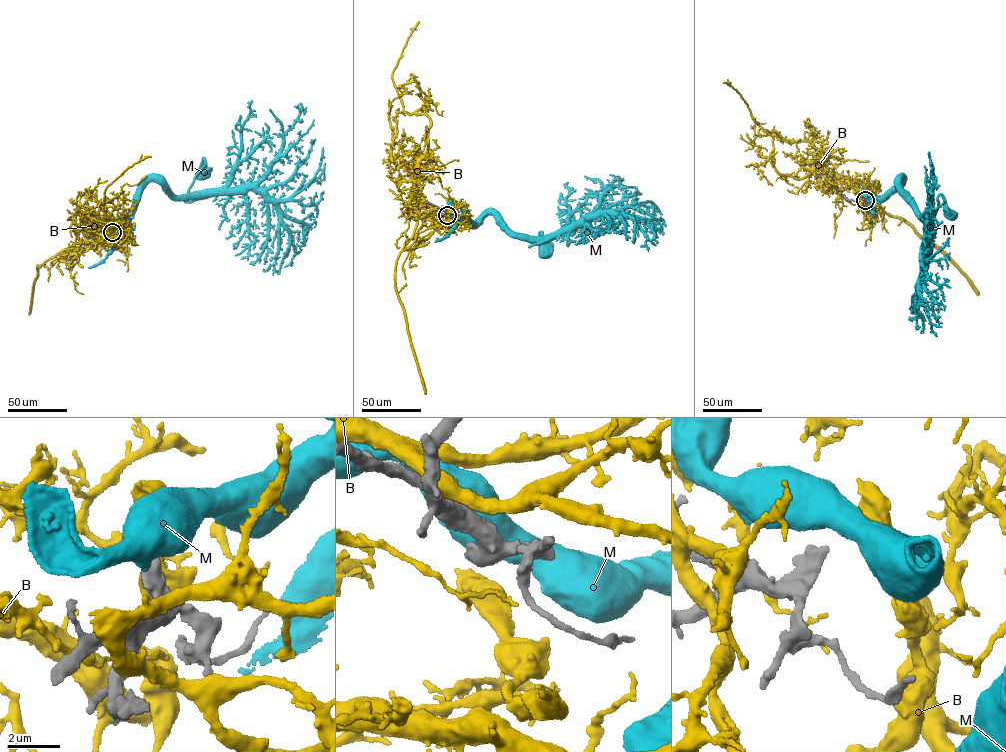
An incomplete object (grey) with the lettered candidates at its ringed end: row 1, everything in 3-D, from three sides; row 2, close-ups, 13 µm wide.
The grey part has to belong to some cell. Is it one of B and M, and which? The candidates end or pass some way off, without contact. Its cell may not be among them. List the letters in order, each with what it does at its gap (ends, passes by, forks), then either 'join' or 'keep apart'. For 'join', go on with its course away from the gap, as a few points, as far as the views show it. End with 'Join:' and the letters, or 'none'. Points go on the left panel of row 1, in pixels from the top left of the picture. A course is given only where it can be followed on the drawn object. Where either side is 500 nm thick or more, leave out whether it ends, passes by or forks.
B: keep apart
M: keep apart
Join: none

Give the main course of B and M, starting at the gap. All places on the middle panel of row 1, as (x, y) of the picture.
B: (447, 215), (437, 223), (416, 206), (430, 123), (403, 111), (392, 77), (419, 21)
M: (446, 214), (467, 218), (476, 224), (487, 214), (498, 213)

